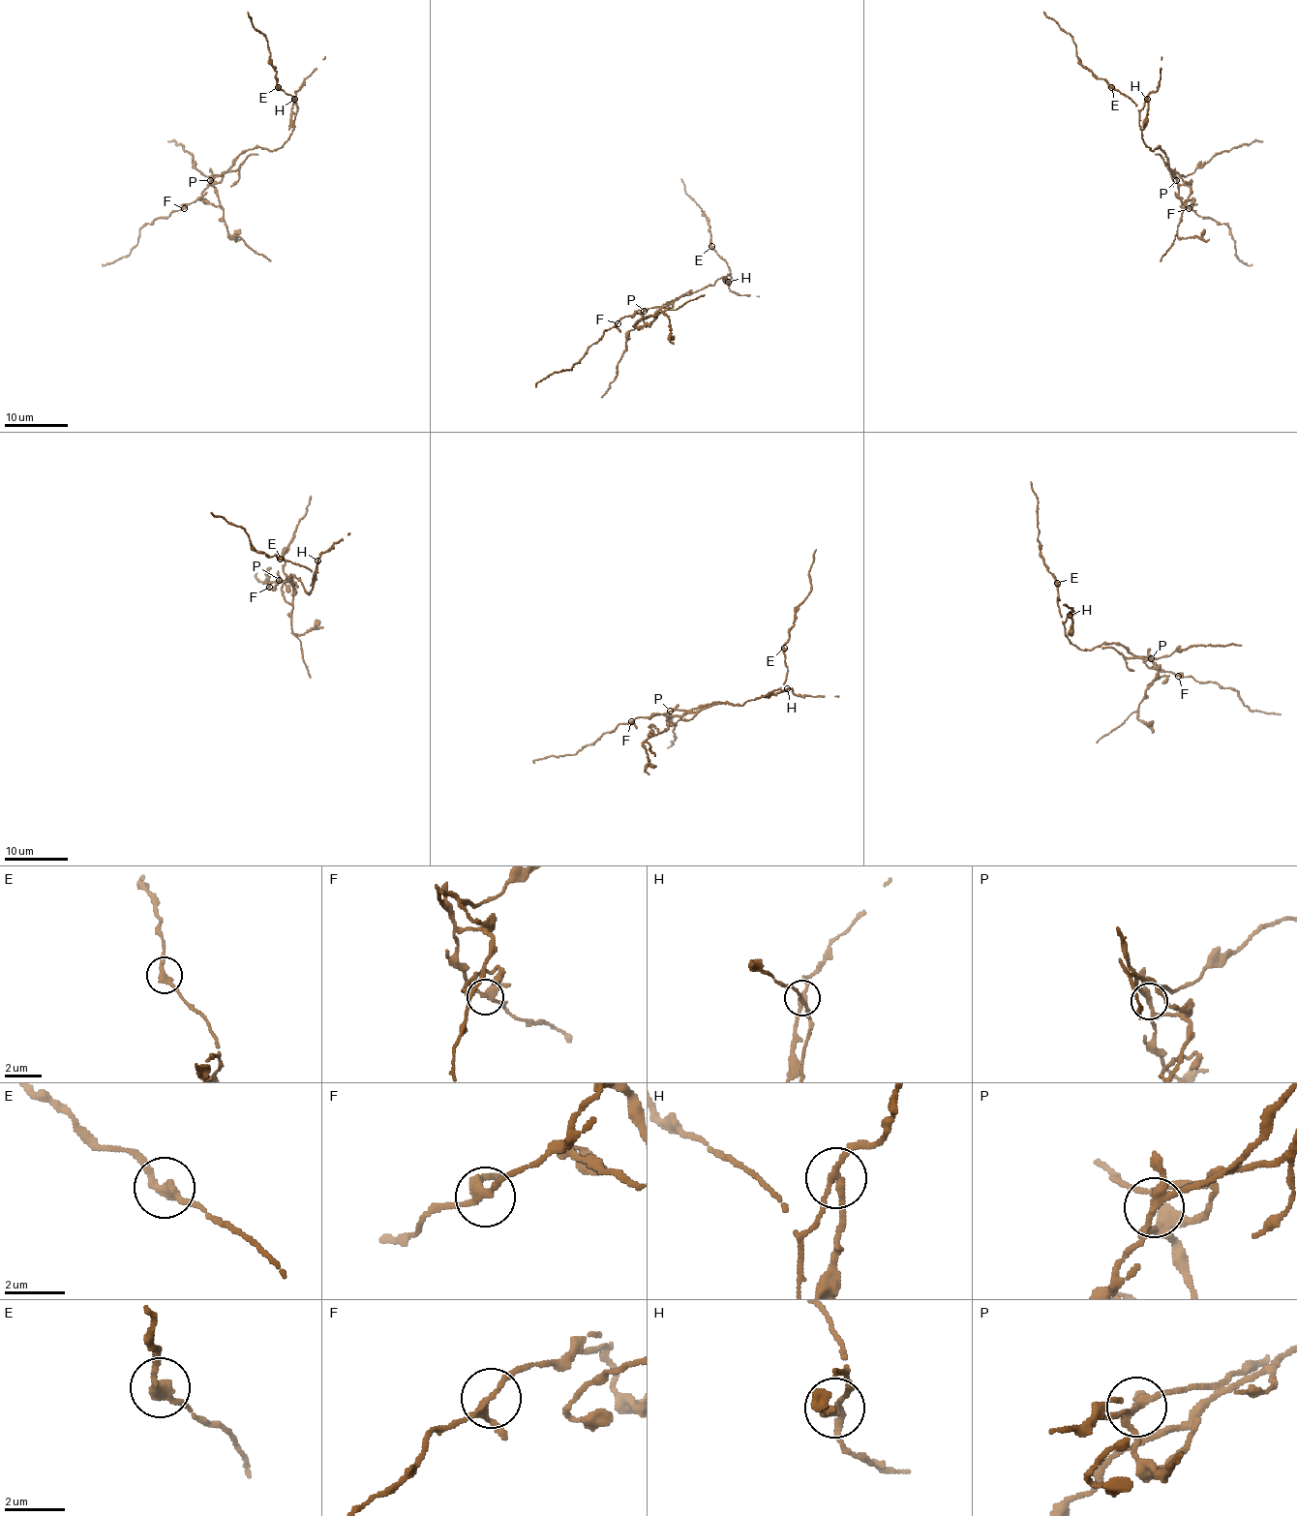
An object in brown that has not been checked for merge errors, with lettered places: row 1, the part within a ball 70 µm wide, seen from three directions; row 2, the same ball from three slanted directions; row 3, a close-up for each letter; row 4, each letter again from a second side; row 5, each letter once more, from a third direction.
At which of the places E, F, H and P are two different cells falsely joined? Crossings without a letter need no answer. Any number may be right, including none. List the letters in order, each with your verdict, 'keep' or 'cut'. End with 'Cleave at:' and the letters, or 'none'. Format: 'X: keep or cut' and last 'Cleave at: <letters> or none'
E: keep
F: keep
H: cut
P: cut
Cleave at: H, P

